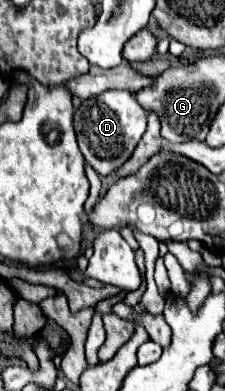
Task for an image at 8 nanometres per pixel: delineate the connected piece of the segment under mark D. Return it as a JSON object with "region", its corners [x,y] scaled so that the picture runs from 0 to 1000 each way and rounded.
{"region":[[[471,233],[436,248],[364,258],[329,289],[329,330],[347,345],[356,386],[382,417],[436,448],[516,442],[604,381],[649,335],[649,284],[613,269],[604,248],[569,233]]]}

